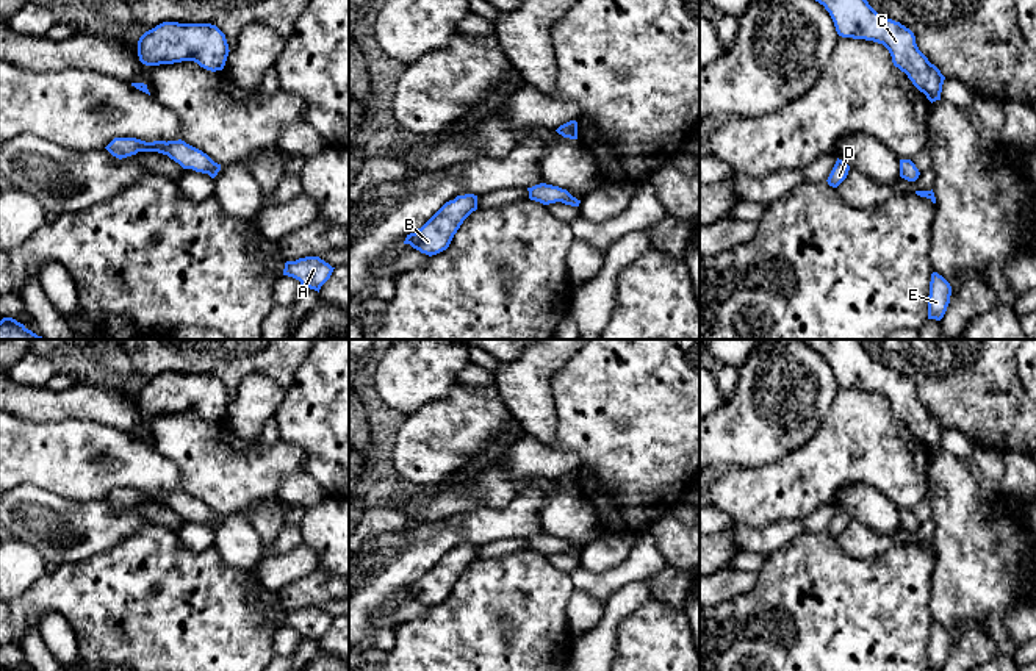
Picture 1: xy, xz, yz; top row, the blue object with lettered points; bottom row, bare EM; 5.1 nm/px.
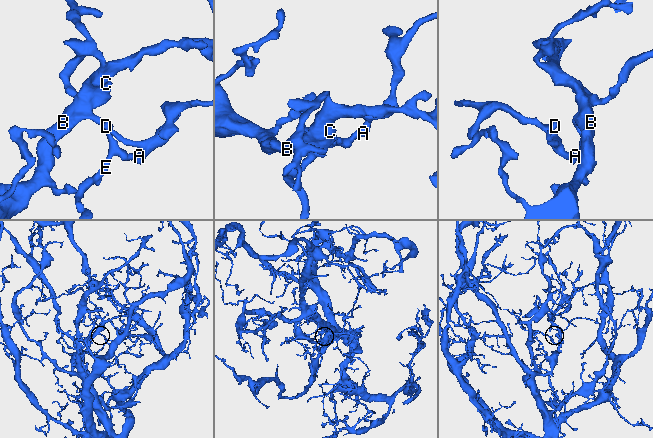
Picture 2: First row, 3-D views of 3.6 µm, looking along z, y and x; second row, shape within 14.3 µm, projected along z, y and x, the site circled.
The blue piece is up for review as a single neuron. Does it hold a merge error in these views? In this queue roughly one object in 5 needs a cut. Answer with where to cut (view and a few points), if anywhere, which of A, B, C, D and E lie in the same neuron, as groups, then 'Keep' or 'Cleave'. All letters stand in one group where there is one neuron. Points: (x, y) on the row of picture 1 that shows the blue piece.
No split. Groups: A B C D E. Keep

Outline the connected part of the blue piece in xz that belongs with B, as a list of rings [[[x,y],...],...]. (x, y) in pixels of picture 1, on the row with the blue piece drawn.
[[[457,196],[446,202],[421,228],[407,235],[404,244],[429,257],[446,250],[463,224],[477,210],[477,196]]]

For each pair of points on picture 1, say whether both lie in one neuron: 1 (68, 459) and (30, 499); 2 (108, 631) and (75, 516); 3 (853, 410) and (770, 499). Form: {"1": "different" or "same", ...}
{"1": "different", "2": "different", "3": "same"}

